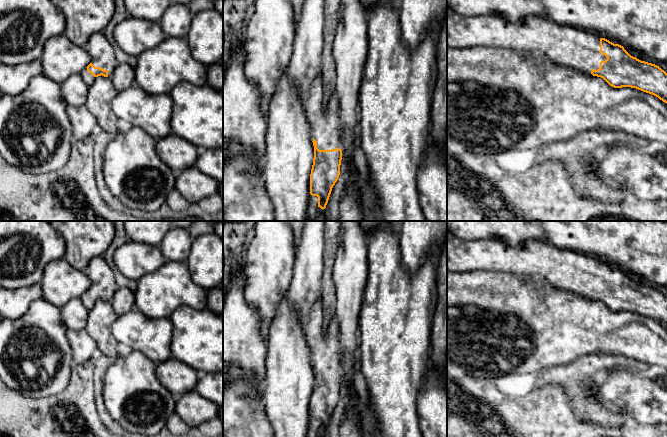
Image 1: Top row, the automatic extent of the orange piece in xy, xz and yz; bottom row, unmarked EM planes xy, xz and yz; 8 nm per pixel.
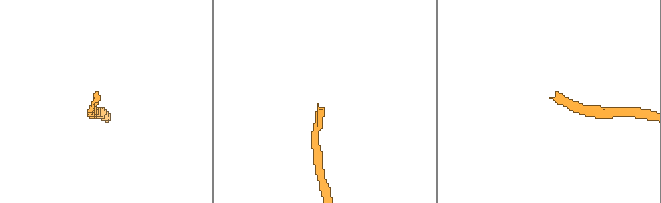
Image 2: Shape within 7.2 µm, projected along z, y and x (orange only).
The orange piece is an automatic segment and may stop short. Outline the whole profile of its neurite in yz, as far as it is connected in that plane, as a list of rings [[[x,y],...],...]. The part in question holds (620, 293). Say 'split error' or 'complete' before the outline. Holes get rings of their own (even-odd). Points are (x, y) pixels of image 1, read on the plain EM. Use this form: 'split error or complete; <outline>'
split error; [[[447,231],[447,271],[459,273],[492,271],[496,273],[512,273],[526,279],[536,279],[554,289],[568,292],[577,297],[601,301],[614,312],[636,312],[652,318],[667,327],[667,297],[659,290],[631,280],[623,270],[614,268],[605,262],[600,262],[591,255],[559,249],[550,243],[529,240],[523,246],[514,247],[508,245],[500,238],[464,240]]]

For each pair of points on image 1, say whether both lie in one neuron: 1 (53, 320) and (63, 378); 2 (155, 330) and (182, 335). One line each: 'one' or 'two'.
1: one
2: two

